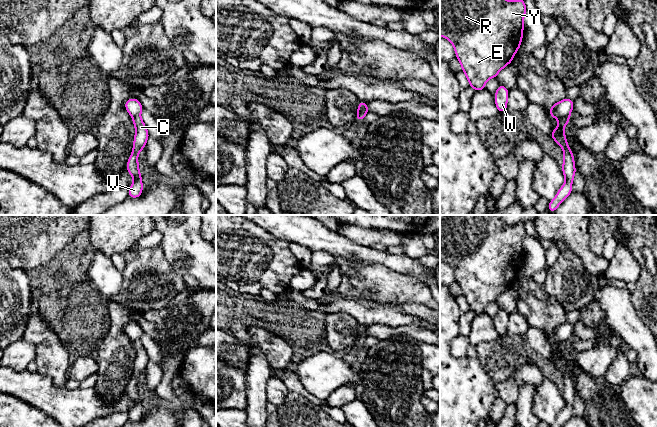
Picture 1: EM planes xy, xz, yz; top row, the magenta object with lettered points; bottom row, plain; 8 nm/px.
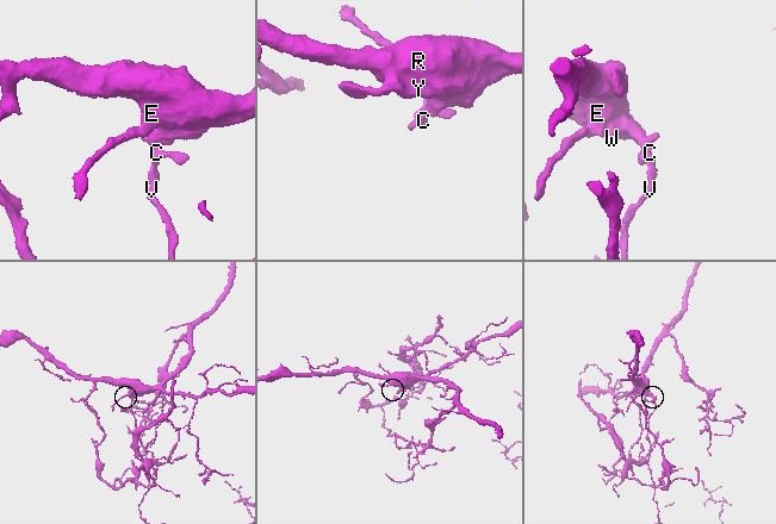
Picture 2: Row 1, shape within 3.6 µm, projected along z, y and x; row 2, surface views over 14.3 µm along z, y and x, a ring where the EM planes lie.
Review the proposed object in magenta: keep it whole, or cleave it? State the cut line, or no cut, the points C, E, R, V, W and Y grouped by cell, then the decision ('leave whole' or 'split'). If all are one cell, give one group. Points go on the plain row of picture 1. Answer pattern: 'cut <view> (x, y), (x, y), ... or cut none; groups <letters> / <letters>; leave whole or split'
cut xz (366, 328), (356, 342); groups C V / E R W Y; split

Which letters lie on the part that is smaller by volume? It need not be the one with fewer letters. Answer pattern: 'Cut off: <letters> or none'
Cut off: C, V

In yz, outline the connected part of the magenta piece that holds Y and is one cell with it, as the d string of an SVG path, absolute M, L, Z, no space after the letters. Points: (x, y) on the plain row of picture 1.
M440 215L440 260L452 267L469 310L476 316L485 313L486 305L496 302L499 295L513 285L521 270L526 236L524 223L508 225L496 215Z

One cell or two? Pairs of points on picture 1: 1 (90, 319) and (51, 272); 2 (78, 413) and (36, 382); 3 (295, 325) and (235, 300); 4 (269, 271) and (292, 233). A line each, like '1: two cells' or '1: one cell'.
1: one cell
2: one cell
3: one cell
4: two cells

